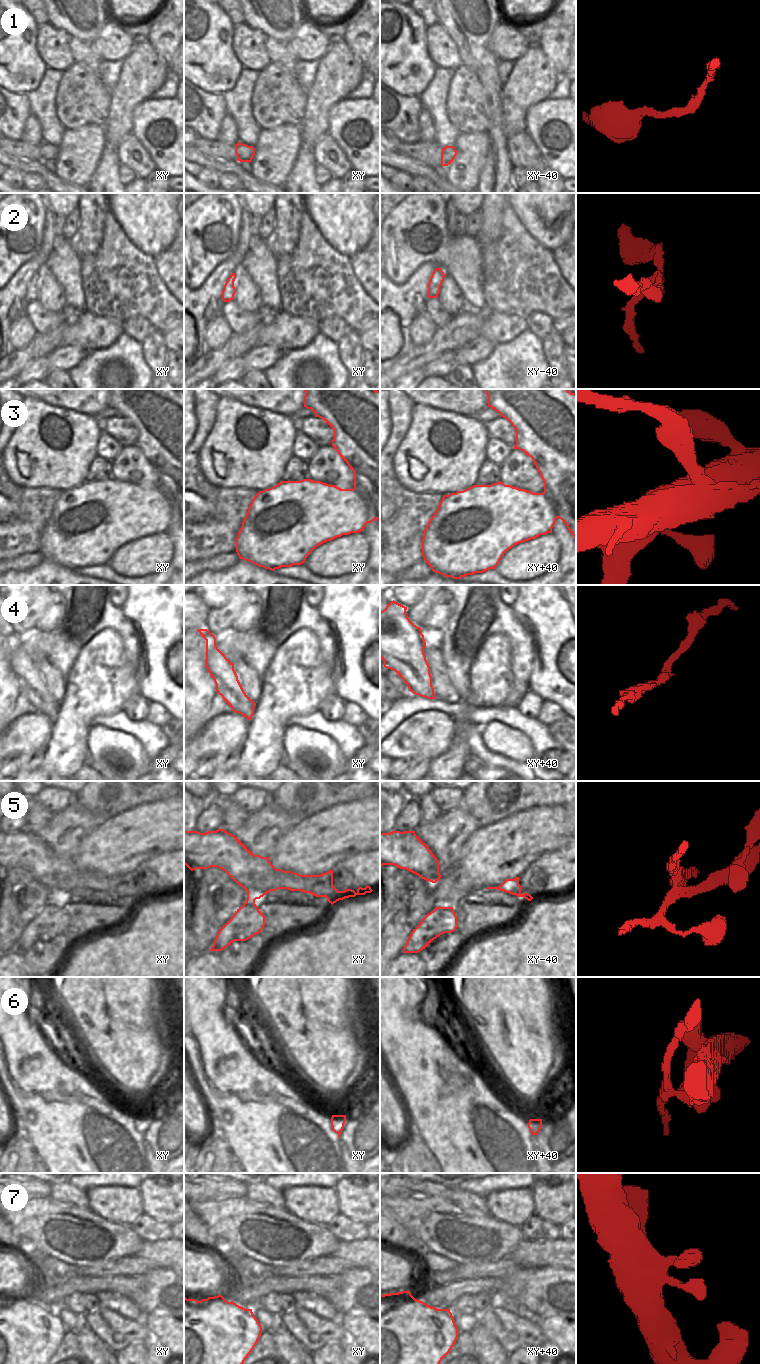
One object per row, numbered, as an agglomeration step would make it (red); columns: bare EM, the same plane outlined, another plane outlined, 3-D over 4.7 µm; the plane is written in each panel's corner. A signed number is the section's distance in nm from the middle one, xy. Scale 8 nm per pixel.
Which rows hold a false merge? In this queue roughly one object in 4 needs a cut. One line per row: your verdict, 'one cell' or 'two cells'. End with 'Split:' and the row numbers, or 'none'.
1: one cell
2: one cell
3: two cells
4: one cell
5: two cells
6: two cells
7: one cell
Split: 3, 5, 6

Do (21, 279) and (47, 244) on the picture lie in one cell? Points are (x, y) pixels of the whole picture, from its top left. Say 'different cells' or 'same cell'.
same cell

